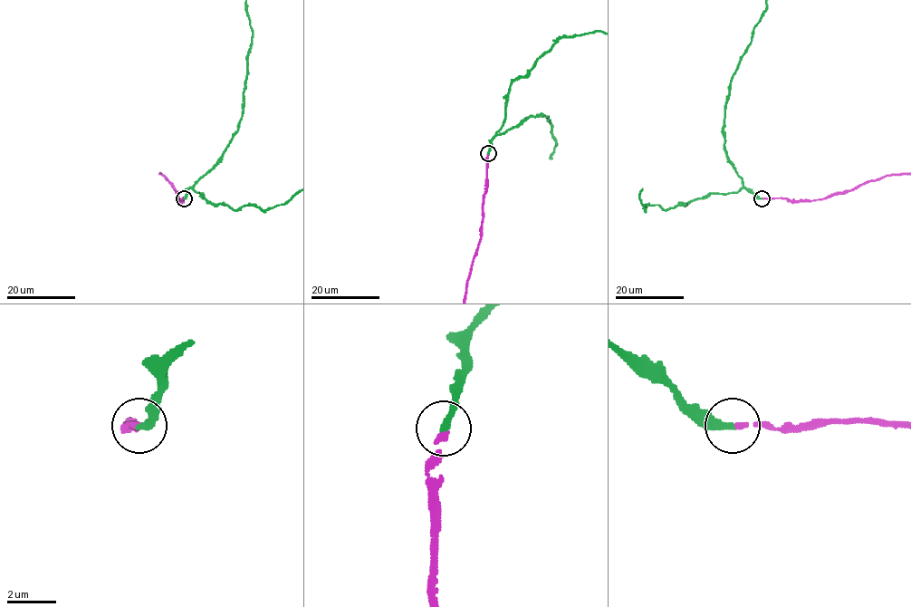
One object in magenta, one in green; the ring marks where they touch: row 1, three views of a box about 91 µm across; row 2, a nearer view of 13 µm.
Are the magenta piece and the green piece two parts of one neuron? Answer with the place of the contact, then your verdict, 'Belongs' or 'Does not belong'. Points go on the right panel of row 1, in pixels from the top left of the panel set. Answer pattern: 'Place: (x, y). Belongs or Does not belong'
Place: (762, 198). Belongs

